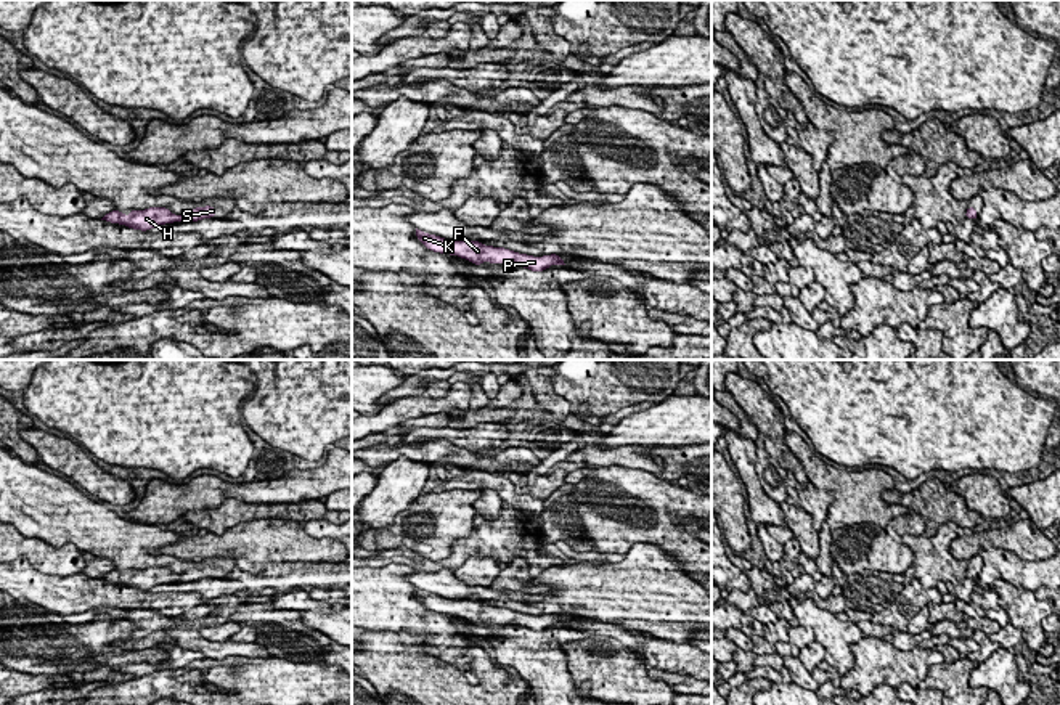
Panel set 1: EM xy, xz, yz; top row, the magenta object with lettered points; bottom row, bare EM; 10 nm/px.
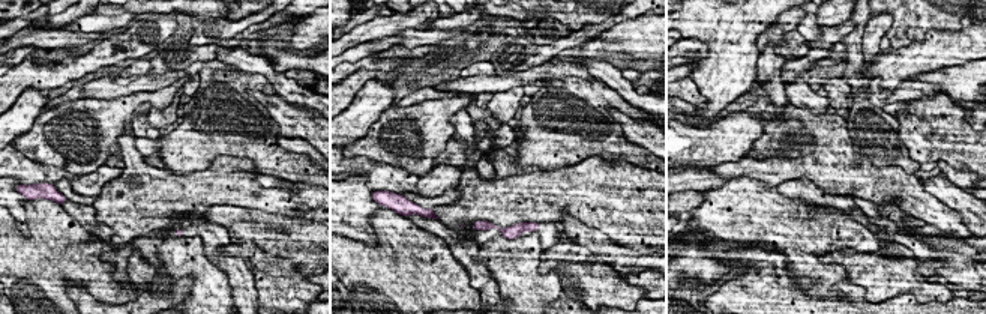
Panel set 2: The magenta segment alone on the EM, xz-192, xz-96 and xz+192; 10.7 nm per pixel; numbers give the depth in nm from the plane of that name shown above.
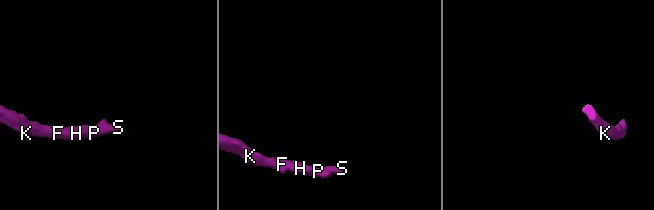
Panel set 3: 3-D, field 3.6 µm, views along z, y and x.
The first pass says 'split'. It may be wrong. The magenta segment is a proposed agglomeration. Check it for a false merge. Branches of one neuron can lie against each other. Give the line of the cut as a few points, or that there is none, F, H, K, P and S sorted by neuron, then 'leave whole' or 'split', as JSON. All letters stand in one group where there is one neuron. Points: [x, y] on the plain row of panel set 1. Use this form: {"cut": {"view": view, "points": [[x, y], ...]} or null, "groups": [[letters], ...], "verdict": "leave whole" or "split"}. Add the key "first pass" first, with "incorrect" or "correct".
{"first pass": "incorrect", "cut": null, "groups": [["F", "H", "K", "P", "S"]], "verdict": "leave whole"}

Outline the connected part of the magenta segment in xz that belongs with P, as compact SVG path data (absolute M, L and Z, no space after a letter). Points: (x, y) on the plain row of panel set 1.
M416 588L416 597L434 612L458 615L469 620L471 623L482 625L490 623L512 623L532 631L544 631L551 625L565 625L562 617L557 613L533 617L527 613L519 613L504 607L483 605L479 601L453 601L435 594L424 593Z

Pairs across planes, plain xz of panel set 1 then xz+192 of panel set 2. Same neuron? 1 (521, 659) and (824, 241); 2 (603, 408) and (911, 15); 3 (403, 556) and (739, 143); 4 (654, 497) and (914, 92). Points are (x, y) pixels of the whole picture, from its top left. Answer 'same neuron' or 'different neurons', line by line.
1: same neuron
2: same neuron
3: different neurons
4: different neurons

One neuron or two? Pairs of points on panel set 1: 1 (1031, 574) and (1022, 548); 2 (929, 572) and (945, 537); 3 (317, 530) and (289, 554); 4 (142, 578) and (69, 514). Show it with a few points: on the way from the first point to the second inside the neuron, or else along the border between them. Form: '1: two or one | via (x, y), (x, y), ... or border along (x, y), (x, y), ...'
1: two | border along (999, 548), (1025, 559), (1043, 559)
2: one | via (932, 564), (932, 554), (938, 545)
3: two | border along (304, 522), (301, 529)
4: two | border along (169, 569), (145, 567), (130, 570)

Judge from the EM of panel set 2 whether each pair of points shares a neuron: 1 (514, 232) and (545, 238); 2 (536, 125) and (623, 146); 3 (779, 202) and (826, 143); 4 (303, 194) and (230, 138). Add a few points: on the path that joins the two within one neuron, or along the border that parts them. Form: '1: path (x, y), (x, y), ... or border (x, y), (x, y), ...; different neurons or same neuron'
1: path (521, 230), (539, 230); same neuron
2: path (557, 125), (565, 125), (578, 135), (602, 138); same neuron
3: border (742, 175), (758, 179), (767, 187), (775, 187); different neurons
4: border (215, 158), (246, 156), (251, 160); different neurons

